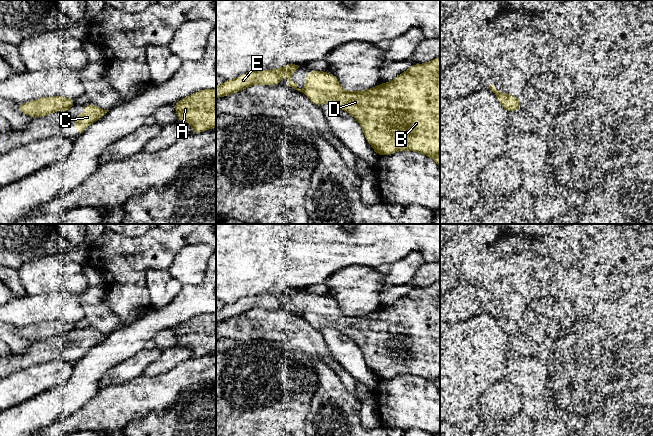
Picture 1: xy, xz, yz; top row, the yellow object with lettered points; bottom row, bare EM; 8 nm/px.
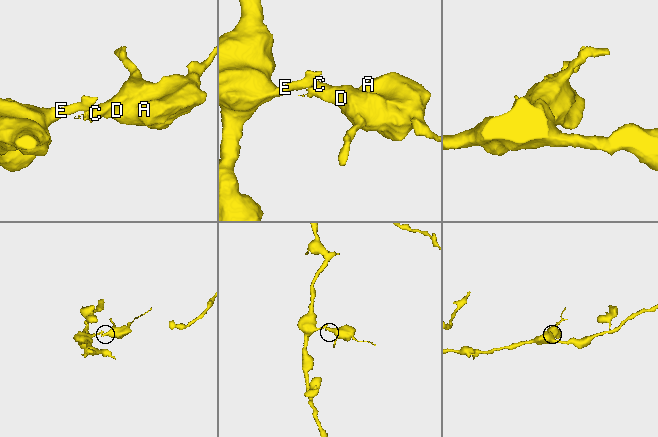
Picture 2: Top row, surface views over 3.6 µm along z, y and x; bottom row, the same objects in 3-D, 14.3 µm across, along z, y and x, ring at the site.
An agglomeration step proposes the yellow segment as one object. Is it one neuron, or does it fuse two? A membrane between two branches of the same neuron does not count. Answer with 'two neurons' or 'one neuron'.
two neurons

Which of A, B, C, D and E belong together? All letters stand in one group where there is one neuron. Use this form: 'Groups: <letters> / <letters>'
Groups: A B C D / E

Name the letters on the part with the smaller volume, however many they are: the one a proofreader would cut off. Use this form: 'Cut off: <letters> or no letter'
Cut off: A, B, C, D

